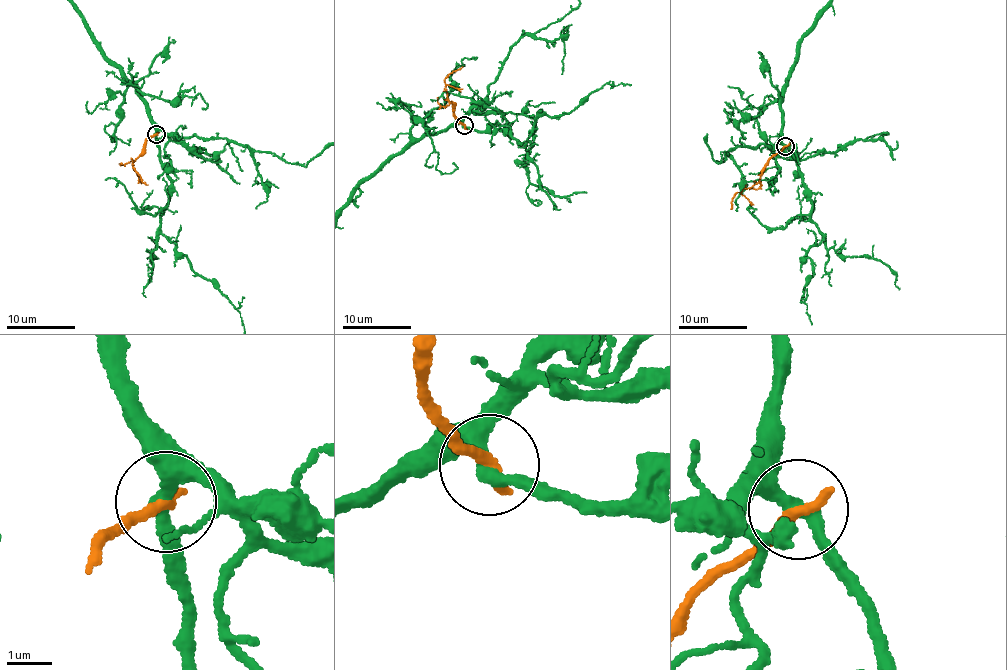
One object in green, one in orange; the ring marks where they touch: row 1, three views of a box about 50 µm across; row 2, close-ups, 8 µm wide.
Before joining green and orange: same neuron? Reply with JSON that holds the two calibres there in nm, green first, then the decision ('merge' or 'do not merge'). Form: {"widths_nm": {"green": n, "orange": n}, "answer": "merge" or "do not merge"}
{"widths_nm": {"green": 320, "orange": 320}, "answer": "do not merge"}

